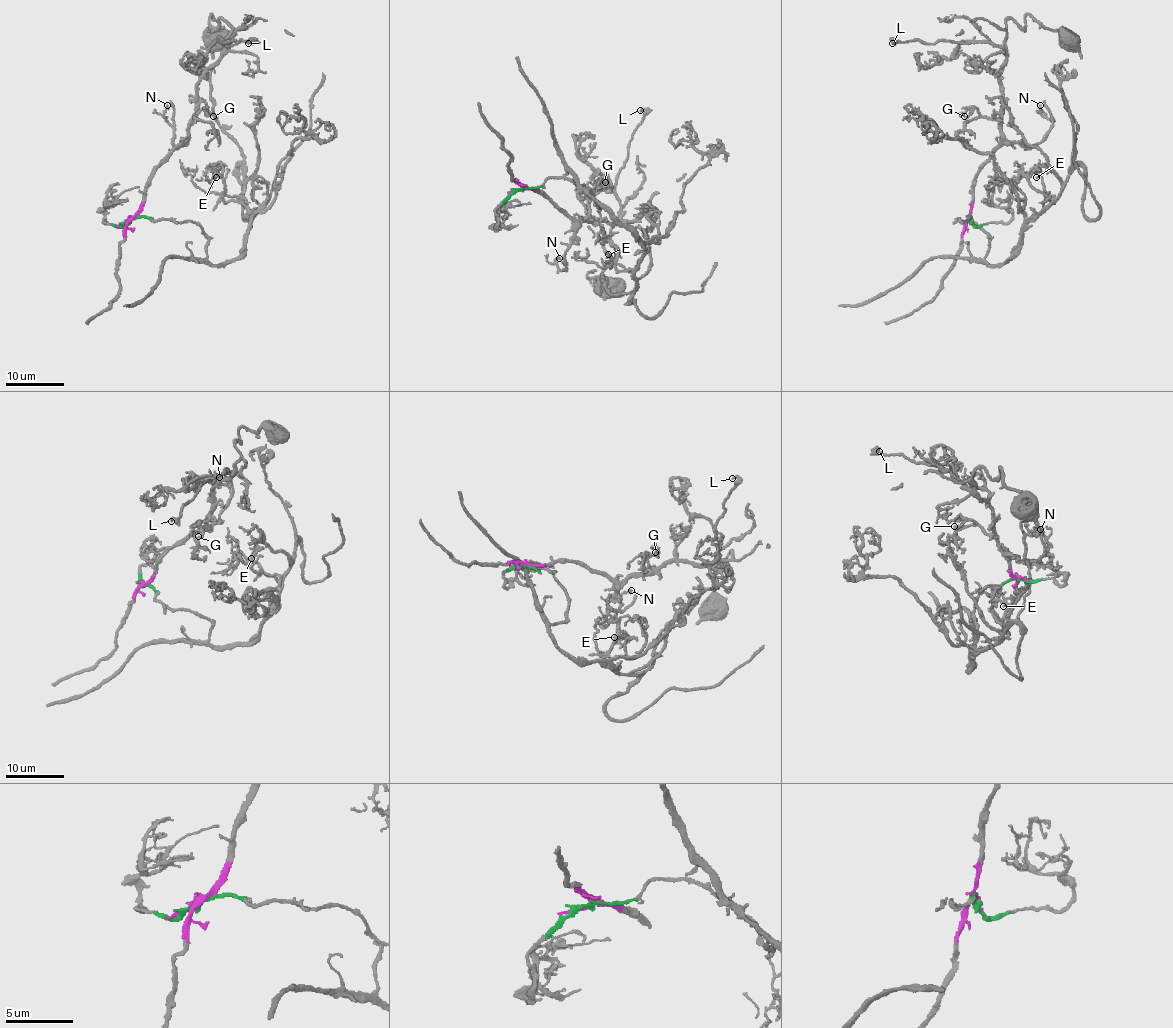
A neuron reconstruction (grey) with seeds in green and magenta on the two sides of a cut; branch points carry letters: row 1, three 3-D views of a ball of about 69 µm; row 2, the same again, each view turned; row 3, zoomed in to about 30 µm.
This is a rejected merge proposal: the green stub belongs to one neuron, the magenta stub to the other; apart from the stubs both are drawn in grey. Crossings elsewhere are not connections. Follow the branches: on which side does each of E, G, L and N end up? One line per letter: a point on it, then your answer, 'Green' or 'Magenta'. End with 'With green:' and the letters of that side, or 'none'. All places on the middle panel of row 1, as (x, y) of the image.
E: Place: (608, 254). Green
G: Place: (605, 182). Magenta
L: Place: (640, 110). Magenta
N: Place: (559, 258). Magenta
With green: E

